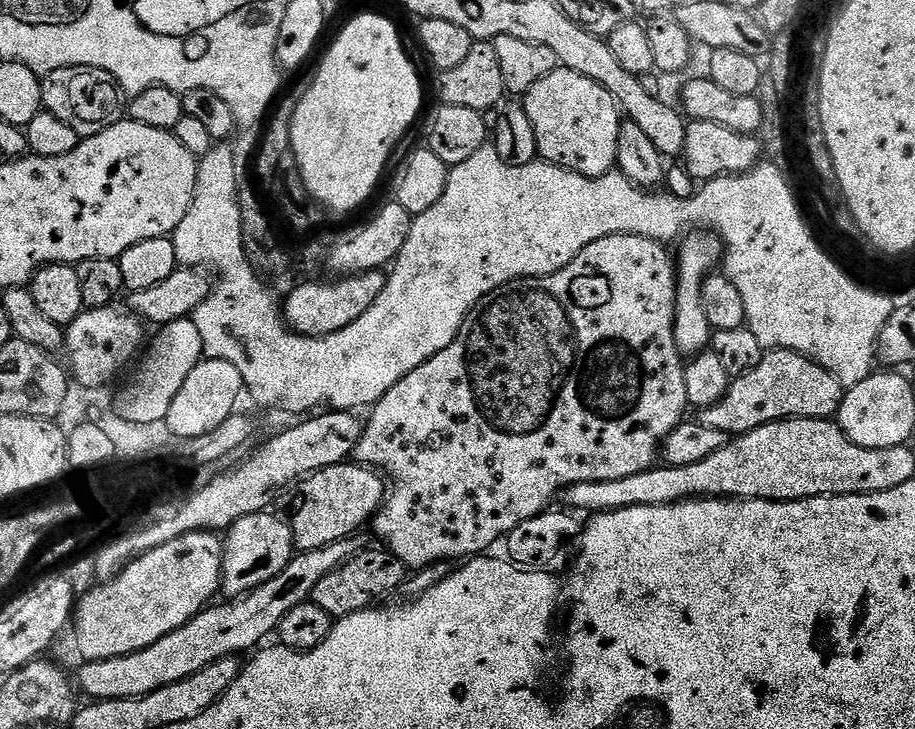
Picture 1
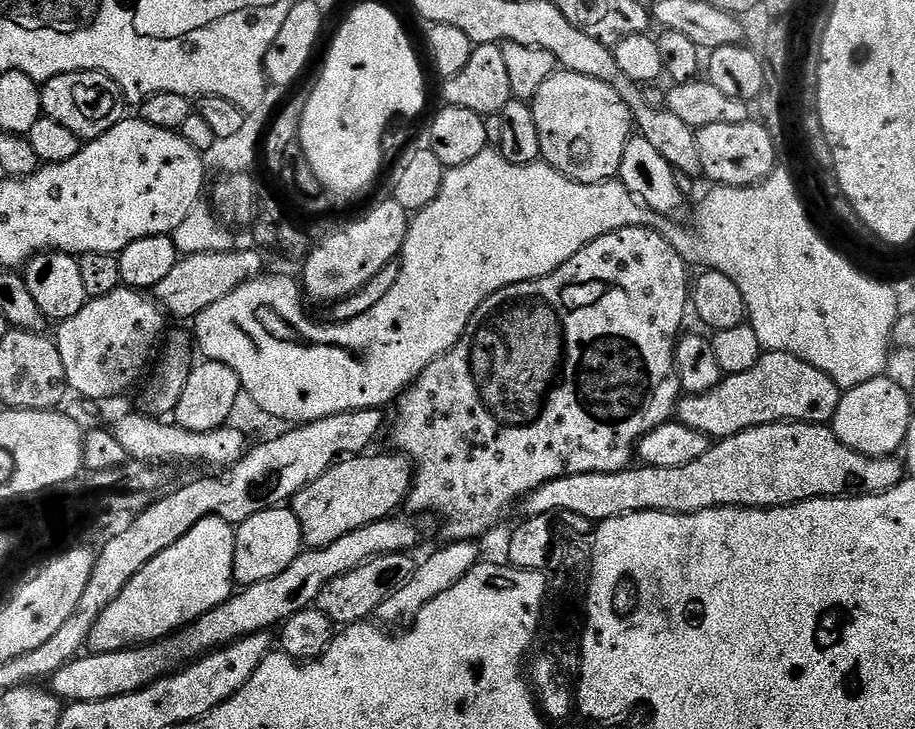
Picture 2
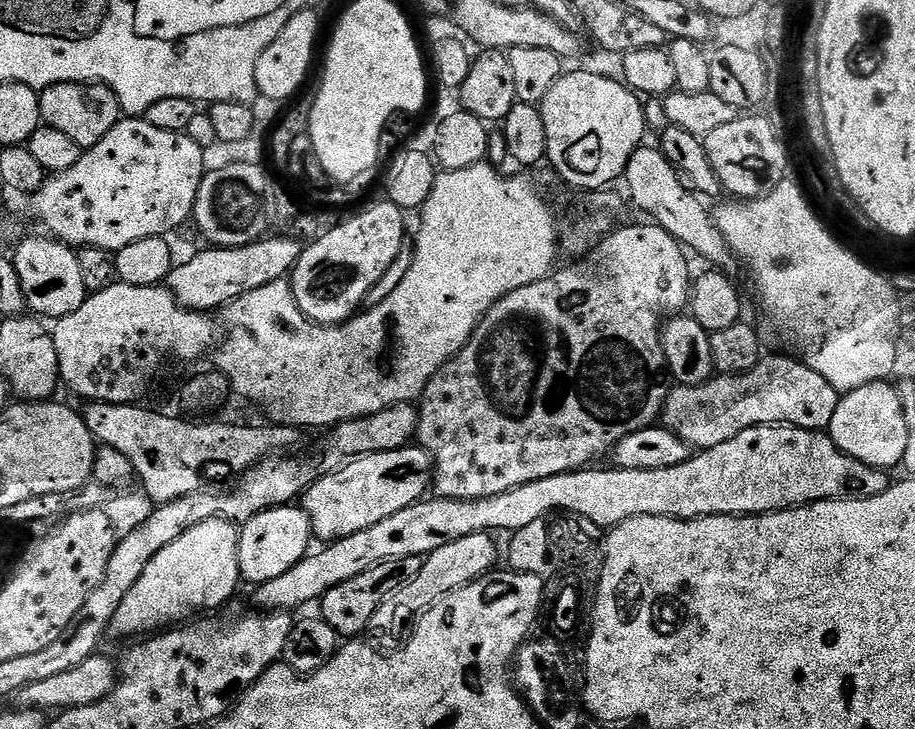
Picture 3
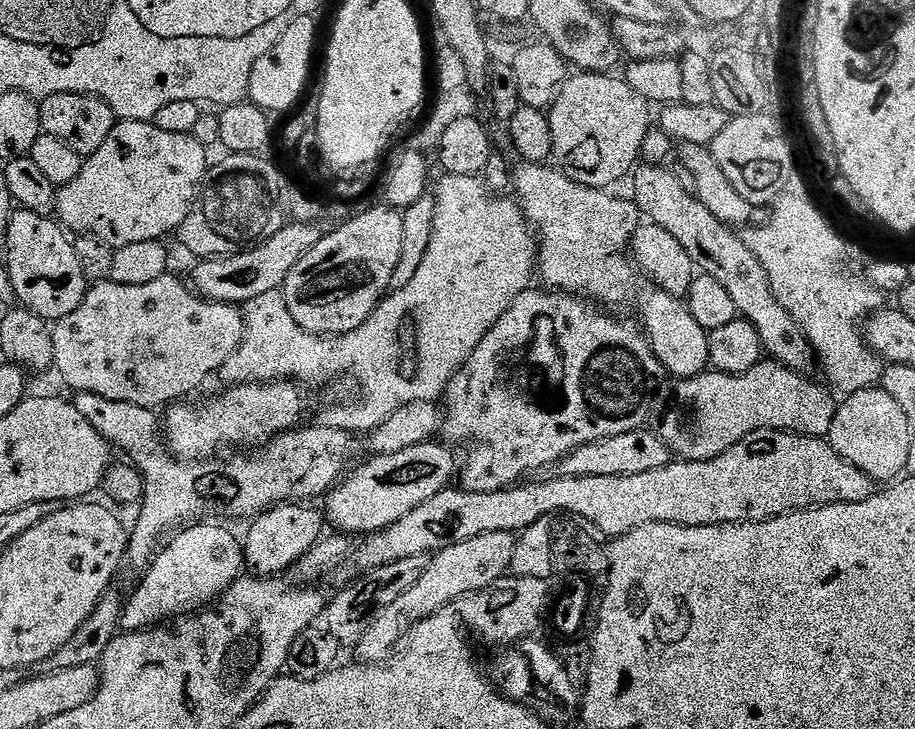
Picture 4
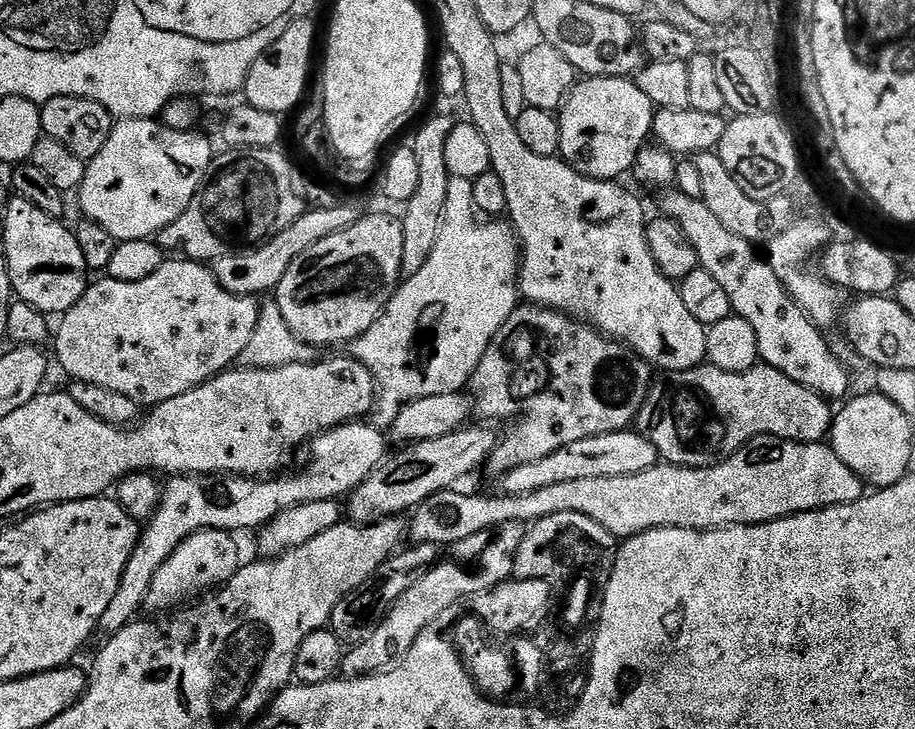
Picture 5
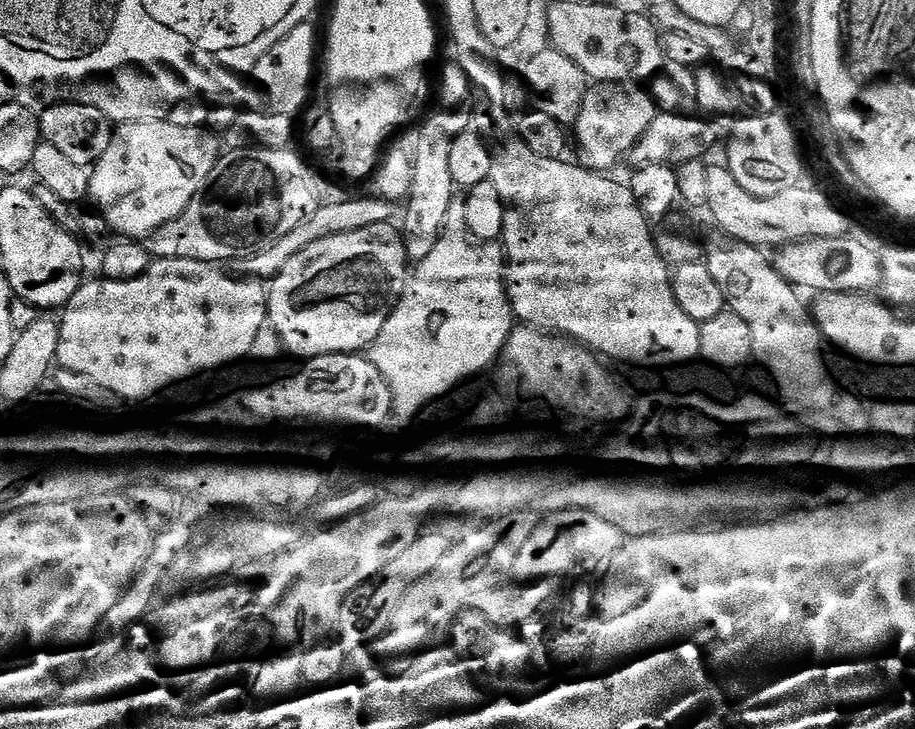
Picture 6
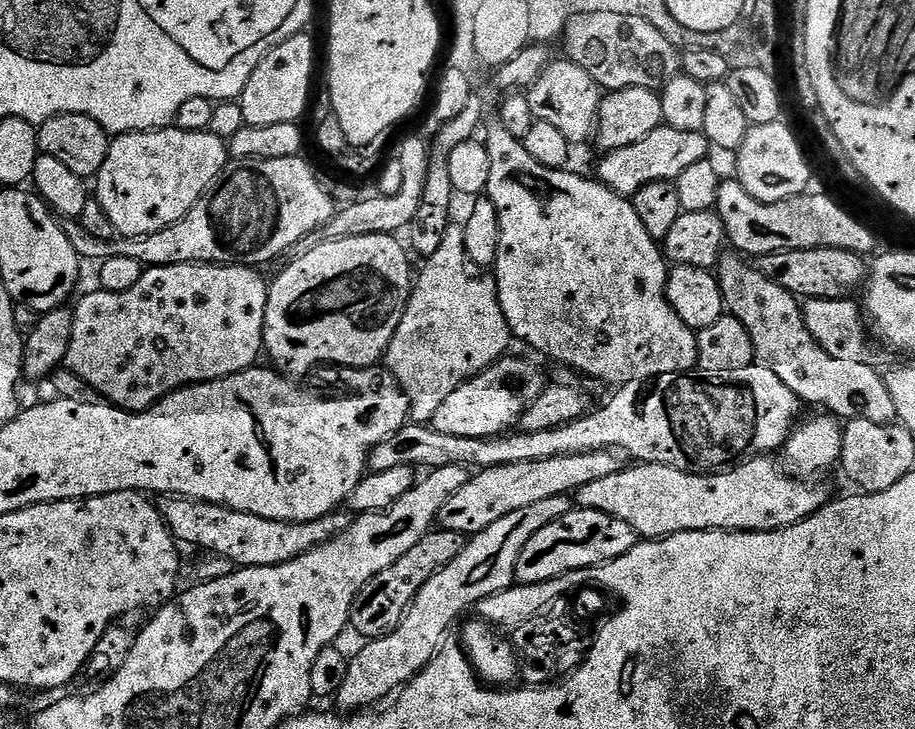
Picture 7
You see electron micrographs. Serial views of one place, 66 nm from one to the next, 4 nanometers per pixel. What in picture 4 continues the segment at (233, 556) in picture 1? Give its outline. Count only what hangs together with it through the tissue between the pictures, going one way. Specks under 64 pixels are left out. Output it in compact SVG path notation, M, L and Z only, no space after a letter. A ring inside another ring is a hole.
M289 502L277 504L267 512L251 521L248 532L248 541L242 544L242 551L247 564L255 575L261 578L276 578L287 570L291 564L307 557L318 541L325 535L326 516L316 506L309 506L304 502ZM324 532L324 533L323 533ZM252 567L252 568L251 568Z

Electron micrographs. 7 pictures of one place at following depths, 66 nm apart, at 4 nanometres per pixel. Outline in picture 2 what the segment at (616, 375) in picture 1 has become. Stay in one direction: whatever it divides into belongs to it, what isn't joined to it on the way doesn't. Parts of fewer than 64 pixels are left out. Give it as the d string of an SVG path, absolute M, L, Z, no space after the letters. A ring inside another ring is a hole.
M641 226L639 228L623 228L622 230L614 230L610 234L602 234L602 238L594 238L594 242L590 242L582 250L578 250L578 254L574 254L574 258L570 258L570 262L566 262L558 270L551 272L549 276L543 276L537 280L530 282L522 282L514 286L506 286L506 290L498 290L498 294L490 294L490 298L486 298L486 302L482 302L482 306L478 306L478 310L474 310L474 314L470 318L470 322L466 326L466 330L462 334L459 342L452 347L446 354L442 354L434 362L430 362L430 366L426 366L426 370L422 370L422 374L411 386L400 395L400 399L395 401L396 421L392 424L392 444L391 446L399 455L407 457L414 465L414 475L412 478L412 487L409 489L406 497L406 508L412 512L437 512L442 519L445 520L444 532L449 541L452 542L476 542L479 536L484 536L504 515L508 512L508 507L512 503L519 501L521 498L528 496L529 493L538 490L546 483L552 480L561 479L563 476L574 475L609 475L612 472L621 472L627 469L634 460L634 449L640 440L650 434L650 430L654 430L658 426L669 423L673 419L676 405L682 396L680 379L678 378L678 370L676 369L676 346L678 337L681 335L680 327L684 324L684 311L687 313L690 308L690 276L688 280L688 268L683 256L677 252L676 247L665 239L661 231L654 232L649 226Z

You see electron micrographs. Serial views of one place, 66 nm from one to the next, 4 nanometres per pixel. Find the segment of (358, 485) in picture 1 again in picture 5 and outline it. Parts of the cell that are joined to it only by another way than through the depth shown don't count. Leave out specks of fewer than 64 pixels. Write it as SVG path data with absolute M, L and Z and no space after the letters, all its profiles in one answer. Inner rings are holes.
M482 420L479 423L465 425L435 440L413 443L398 453L396 458L387 459L349 496L349 519L353 523L372 524L403 515L402 512L418 508L436 493L453 489L458 480L476 468L482 468L499 444L502 432L495 421Z

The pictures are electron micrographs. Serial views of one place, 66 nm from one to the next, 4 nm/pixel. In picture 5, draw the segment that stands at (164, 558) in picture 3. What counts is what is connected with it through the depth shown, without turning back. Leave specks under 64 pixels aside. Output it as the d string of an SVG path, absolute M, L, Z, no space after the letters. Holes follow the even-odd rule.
M205 528L202 532L187 536L182 546L178 546L178 550L174 550L174 554L170 554L166 562L162 562L158 574L154 574L154 582L150 582L148 591L147 607L156 611L153 613L160 614L183 605L187 596L192 596L203 588L215 589L227 584L228 579L242 567L240 548L236 545L236 540L233 533L219 532L213 528Z

